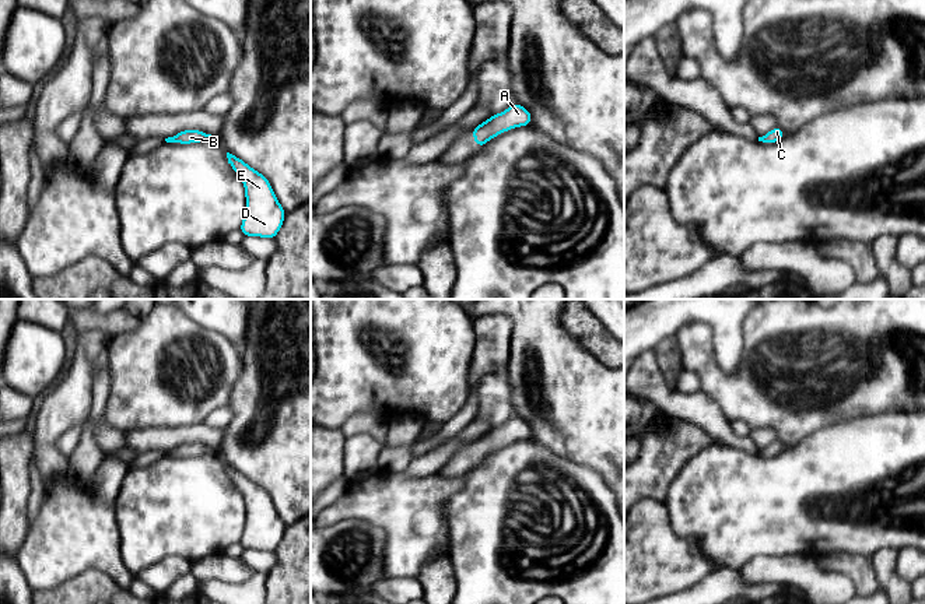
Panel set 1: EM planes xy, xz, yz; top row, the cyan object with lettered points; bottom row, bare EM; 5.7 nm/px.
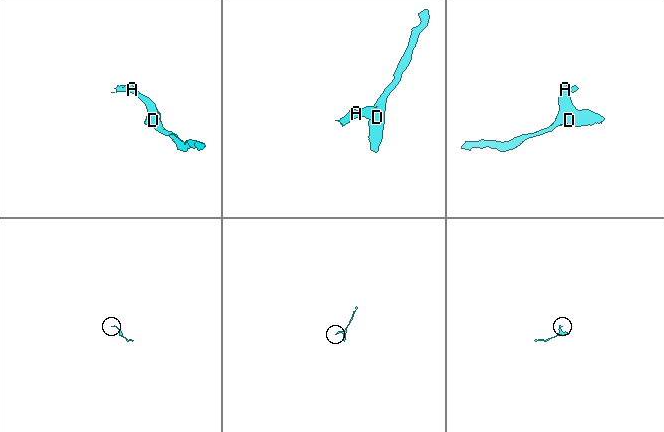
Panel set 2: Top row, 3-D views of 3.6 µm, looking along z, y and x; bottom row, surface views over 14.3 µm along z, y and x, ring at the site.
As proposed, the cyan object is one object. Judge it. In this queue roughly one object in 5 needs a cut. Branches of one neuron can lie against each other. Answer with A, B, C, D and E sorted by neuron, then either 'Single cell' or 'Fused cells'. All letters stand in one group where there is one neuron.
Groups: A B C D E. Single cell

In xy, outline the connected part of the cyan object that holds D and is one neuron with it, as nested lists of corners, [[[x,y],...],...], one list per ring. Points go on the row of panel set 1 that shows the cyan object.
[[[227,152],[228,164],[245,186],[245,217],[239,231],[243,236],[274,239],[283,226],[285,210],[281,207],[266,176],[246,162]]]

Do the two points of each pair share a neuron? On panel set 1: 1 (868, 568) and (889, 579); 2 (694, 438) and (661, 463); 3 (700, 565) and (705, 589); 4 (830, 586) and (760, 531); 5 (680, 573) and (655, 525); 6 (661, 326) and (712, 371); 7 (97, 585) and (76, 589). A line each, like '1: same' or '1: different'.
1: different
2: same
3: different
4: different
5: same
6: different
7: same

